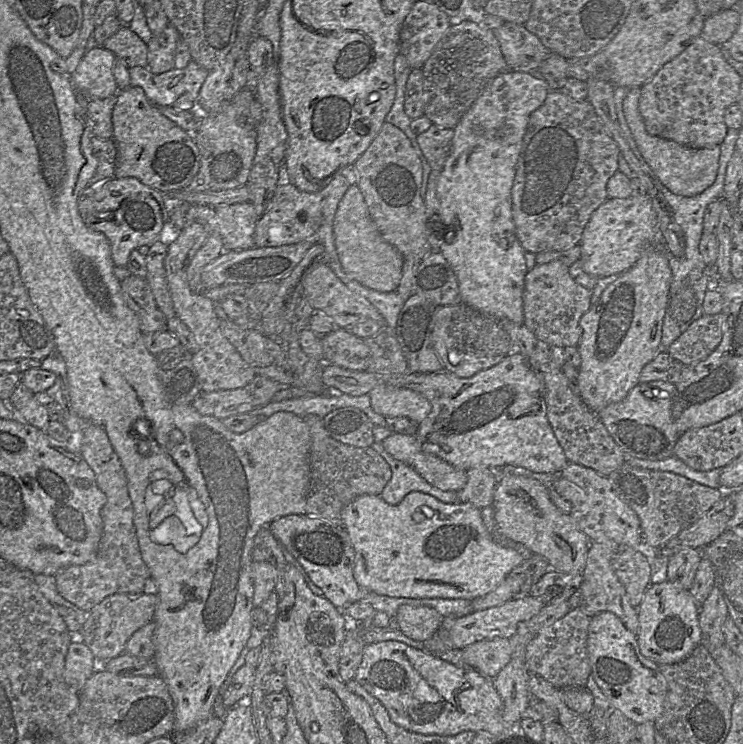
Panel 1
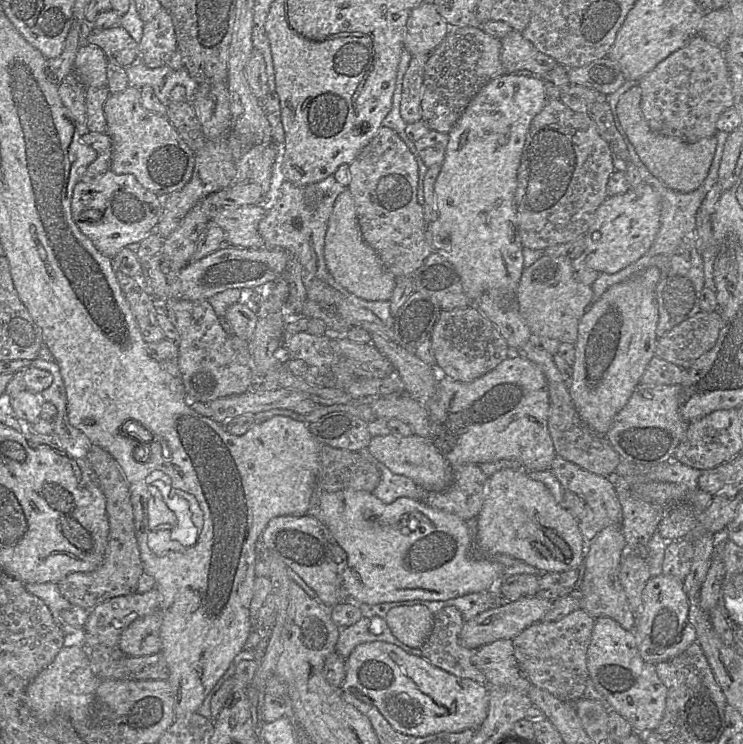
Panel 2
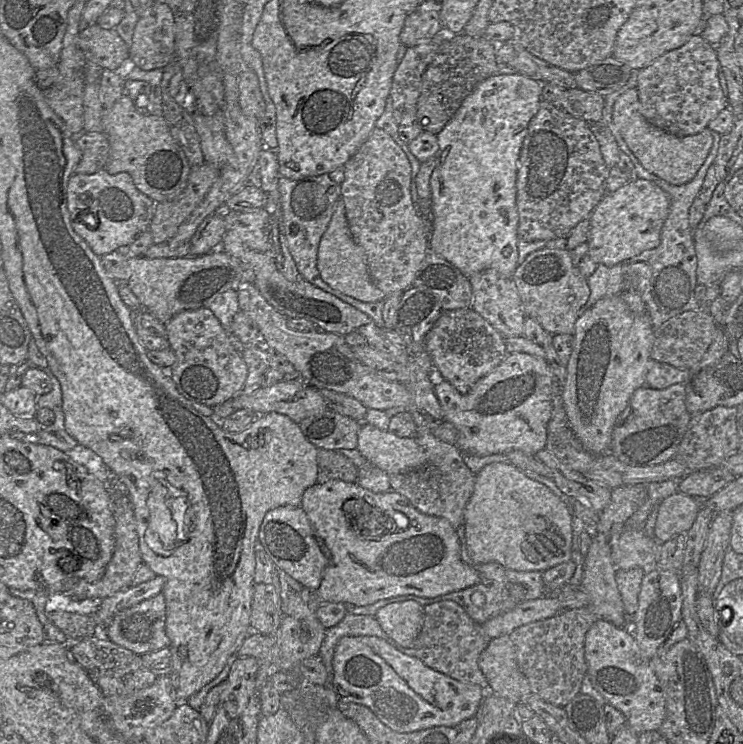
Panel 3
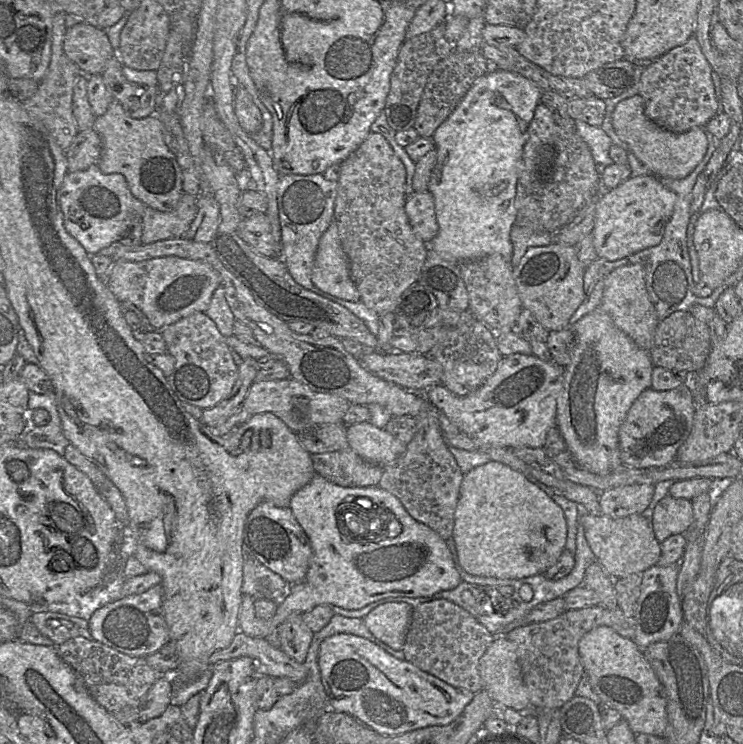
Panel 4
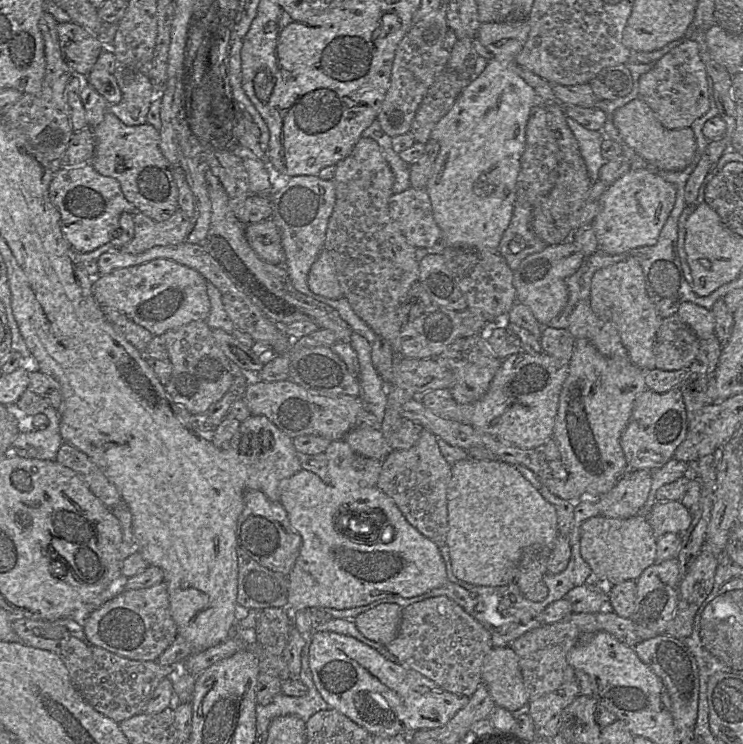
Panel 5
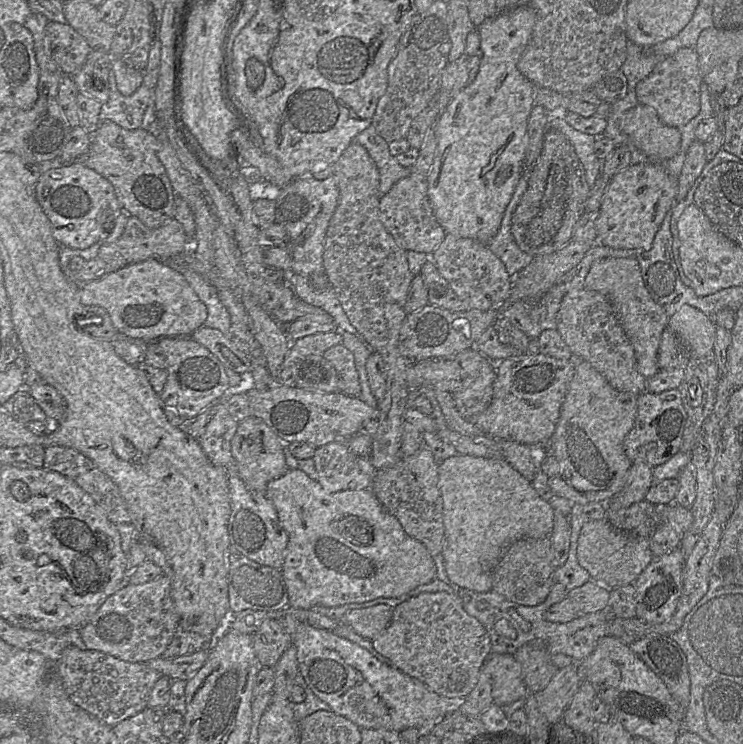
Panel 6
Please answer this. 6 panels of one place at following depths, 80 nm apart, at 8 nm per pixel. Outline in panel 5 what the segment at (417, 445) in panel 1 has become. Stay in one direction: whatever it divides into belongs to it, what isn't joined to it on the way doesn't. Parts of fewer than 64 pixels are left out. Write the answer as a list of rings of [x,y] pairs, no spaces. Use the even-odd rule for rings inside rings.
[[[353,428],[344,438],[357,454],[383,461],[392,451],[380,429]]]

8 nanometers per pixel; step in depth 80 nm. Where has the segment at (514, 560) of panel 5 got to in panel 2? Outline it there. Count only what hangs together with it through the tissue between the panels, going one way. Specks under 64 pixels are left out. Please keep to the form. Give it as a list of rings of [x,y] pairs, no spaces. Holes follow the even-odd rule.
[[[503,469],[490,476],[480,513],[466,522],[472,536],[472,551],[476,555],[507,555],[542,573],[578,569],[584,562],[586,543],[578,520],[555,500],[545,484],[531,479],[524,469]]]

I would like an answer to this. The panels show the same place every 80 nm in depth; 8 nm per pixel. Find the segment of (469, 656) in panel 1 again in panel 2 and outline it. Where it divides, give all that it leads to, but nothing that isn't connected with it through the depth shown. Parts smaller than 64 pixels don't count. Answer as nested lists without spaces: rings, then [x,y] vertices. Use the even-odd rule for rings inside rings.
[[[499,639],[476,649],[471,663],[487,679],[489,687],[510,687],[527,693],[531,685],[521,673],[510,639]]]

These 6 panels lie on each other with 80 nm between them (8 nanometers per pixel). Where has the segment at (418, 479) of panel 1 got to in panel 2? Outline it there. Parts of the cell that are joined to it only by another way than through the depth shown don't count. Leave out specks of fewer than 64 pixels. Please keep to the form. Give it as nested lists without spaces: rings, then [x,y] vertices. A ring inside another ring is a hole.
[[[376,463],[376,465],[381,472],[381,480],[372,493],[379,500],[385,504],[391,504],[401,497],[425,501],[426,490],[412,479],[392,473],[381,463]]]

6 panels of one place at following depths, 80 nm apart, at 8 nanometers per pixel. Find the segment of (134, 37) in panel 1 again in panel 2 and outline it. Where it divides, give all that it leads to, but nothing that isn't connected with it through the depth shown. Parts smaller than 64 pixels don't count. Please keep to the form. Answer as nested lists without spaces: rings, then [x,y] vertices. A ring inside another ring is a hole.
[[[121,26],[102,30],[93,28],[87,43],[101,48],[108,63],[127,68],[138,61],[138,43]]]

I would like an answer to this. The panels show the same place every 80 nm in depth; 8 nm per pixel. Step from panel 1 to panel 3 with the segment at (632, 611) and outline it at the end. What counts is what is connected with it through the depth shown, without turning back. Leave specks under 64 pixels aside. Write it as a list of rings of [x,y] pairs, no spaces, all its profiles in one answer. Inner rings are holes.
[[[623,484],[611,489],[609,504],[599,513],[596,526],[592,529],[592,540],[584,560],[582,588],[590,598],[589,607],[599,619],[605,619],[618,627],[628,627],[630,617],[626,614],[621,594],[616,583],[617,568],[611,557],[612,546],[622,533],[626,520],[646,500],[645,484]]]

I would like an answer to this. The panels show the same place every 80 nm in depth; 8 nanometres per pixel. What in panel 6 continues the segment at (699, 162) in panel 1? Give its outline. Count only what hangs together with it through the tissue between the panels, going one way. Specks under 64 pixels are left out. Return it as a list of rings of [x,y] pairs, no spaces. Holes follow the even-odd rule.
[[[637,104],[621,119],[621,131],[630,143],[652,160],[667,160],[680,150],[681,133],[665,125],[649,106]]]

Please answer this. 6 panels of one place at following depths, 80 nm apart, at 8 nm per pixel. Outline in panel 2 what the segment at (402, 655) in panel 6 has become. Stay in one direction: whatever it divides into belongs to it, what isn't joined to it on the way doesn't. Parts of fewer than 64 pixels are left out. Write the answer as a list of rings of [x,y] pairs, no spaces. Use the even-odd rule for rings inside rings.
[[[446,606],[433,614],[433,628],[421,646],[420,656],[454,676],[487,685],[485,676],[471,663],[475,650],[458,642],[463,623],[459,610],[454,606]]]

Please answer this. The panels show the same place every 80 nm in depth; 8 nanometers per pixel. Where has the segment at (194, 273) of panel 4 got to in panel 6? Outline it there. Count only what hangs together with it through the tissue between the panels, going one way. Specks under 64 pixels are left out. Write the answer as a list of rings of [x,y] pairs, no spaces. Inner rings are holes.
[[[150,258],[82,284],[80,301],[104,308],[114,327],[129,338],[153,342],[162,337],[190,336],[205,322],[207,307],[185,277],[164,262]]]

